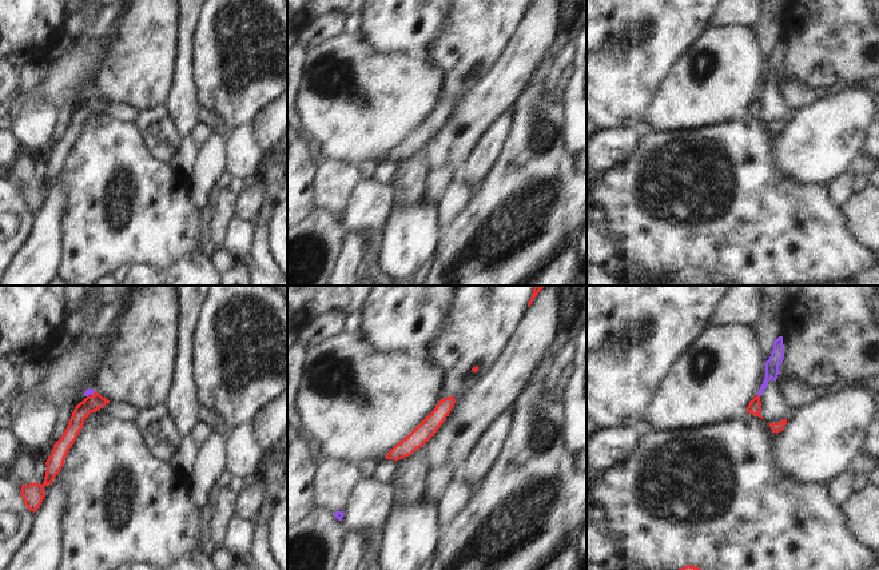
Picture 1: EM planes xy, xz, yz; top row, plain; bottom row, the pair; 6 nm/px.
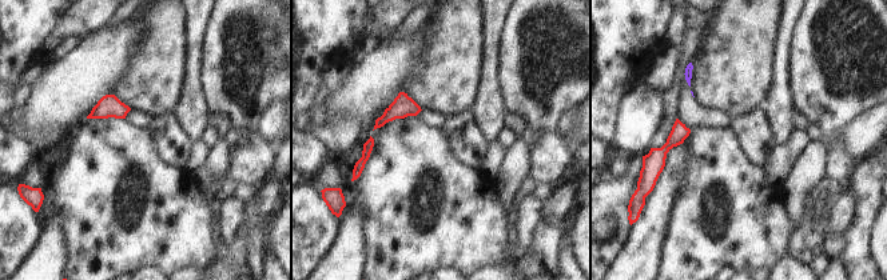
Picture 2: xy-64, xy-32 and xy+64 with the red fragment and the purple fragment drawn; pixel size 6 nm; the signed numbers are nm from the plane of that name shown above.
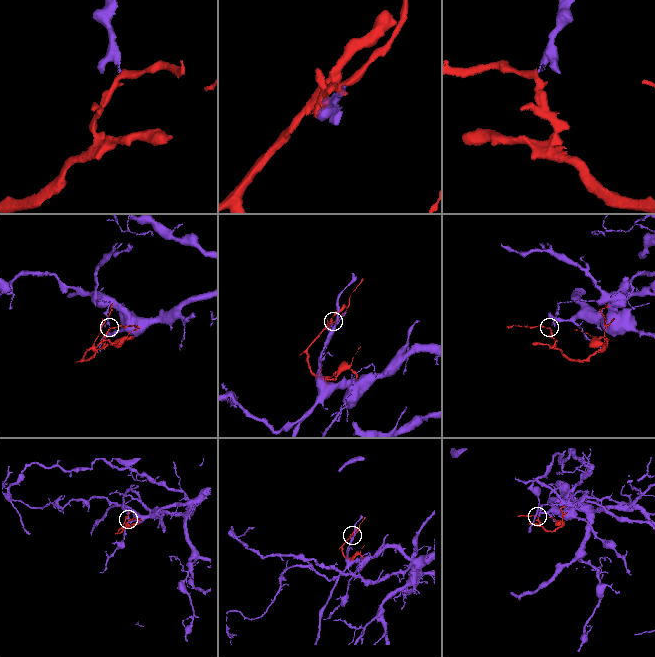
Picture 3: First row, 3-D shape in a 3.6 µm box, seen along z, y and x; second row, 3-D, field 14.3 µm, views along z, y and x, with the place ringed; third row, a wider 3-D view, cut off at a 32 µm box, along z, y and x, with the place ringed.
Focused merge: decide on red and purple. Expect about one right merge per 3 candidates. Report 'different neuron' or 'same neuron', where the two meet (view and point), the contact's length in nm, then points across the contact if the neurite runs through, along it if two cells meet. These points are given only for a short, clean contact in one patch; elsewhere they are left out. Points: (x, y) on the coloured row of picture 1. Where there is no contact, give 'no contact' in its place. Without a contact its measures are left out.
different neuron | xy (94, 394) | 40 nm | along xy (95, 391), (91, 395)

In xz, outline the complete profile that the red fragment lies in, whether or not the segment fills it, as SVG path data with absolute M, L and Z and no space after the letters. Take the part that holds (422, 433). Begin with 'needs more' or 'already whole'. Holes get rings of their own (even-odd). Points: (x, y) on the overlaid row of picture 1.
already whole; M453 396L441 399L431 414L427 415L406 438L390 449L385 458L398 461L411 455L417 449L422 447L445 422L454 403L456 399Z

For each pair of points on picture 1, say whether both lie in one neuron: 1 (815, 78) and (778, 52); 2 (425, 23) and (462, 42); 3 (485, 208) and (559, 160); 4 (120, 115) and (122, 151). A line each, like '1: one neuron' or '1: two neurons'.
1: two neurons
2: two neurons
3: one neuron
4: two neurons

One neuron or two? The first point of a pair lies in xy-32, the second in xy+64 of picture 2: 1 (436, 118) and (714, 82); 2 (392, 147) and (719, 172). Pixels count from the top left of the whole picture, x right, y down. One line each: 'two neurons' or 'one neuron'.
1: two neurons
2: one neuron

